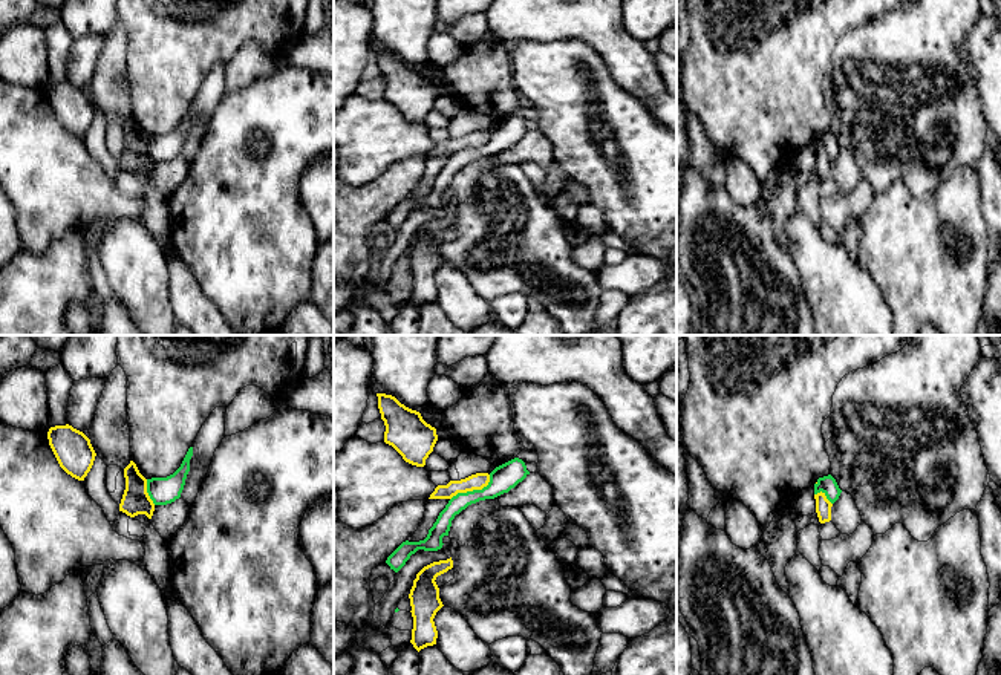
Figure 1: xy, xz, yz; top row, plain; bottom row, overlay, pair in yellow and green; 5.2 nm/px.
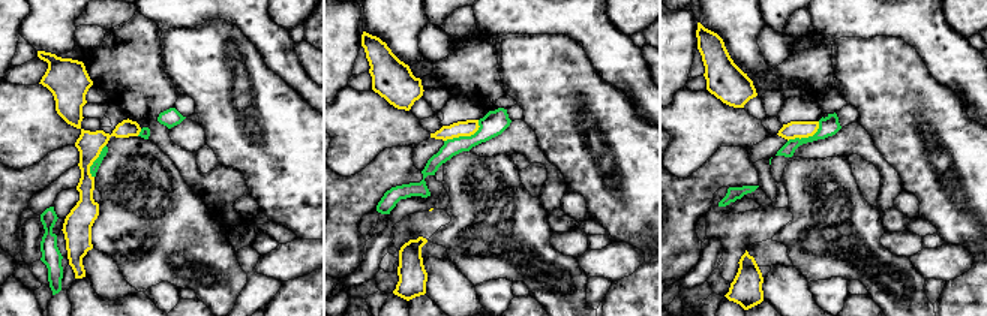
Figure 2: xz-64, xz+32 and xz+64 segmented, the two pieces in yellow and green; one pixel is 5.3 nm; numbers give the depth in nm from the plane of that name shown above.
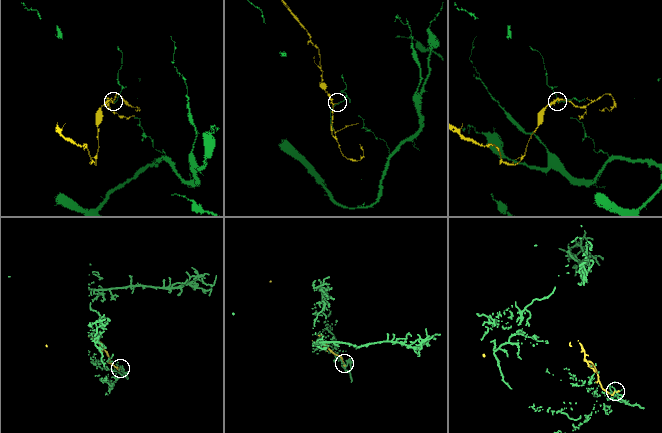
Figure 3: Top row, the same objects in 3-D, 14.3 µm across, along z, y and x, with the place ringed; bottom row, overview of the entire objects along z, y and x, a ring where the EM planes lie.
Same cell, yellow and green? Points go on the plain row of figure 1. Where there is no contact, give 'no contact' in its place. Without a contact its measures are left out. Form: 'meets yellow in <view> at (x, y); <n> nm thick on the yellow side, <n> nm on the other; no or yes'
meets yellow in xz at (473, 146); 90 nm thick on the yellow side, 140 nm on the other; no

